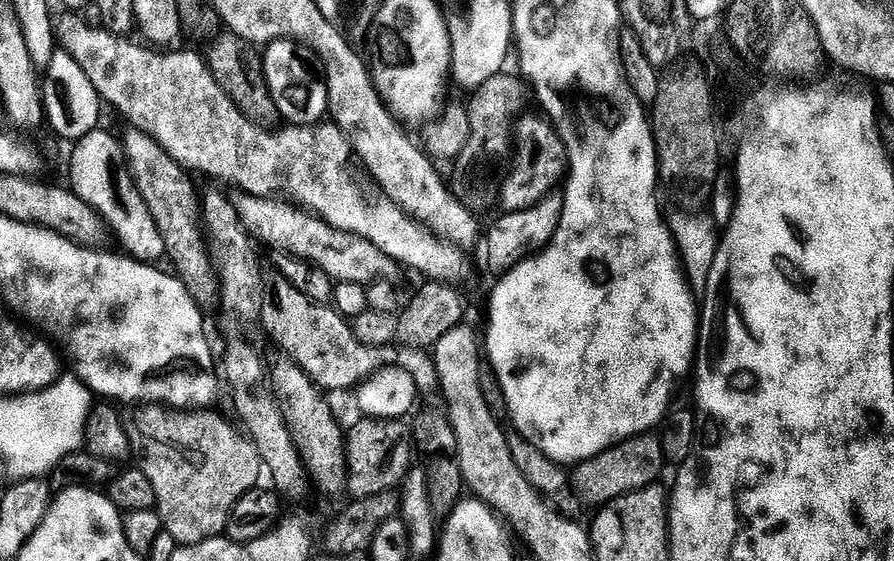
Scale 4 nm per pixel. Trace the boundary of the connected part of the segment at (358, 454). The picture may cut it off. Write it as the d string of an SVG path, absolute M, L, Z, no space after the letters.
M361 419L346 436L346 476L348 472L351 495L363 498L399 489L405 483L408 467L412 464L409 425L404 425L403 419Z

